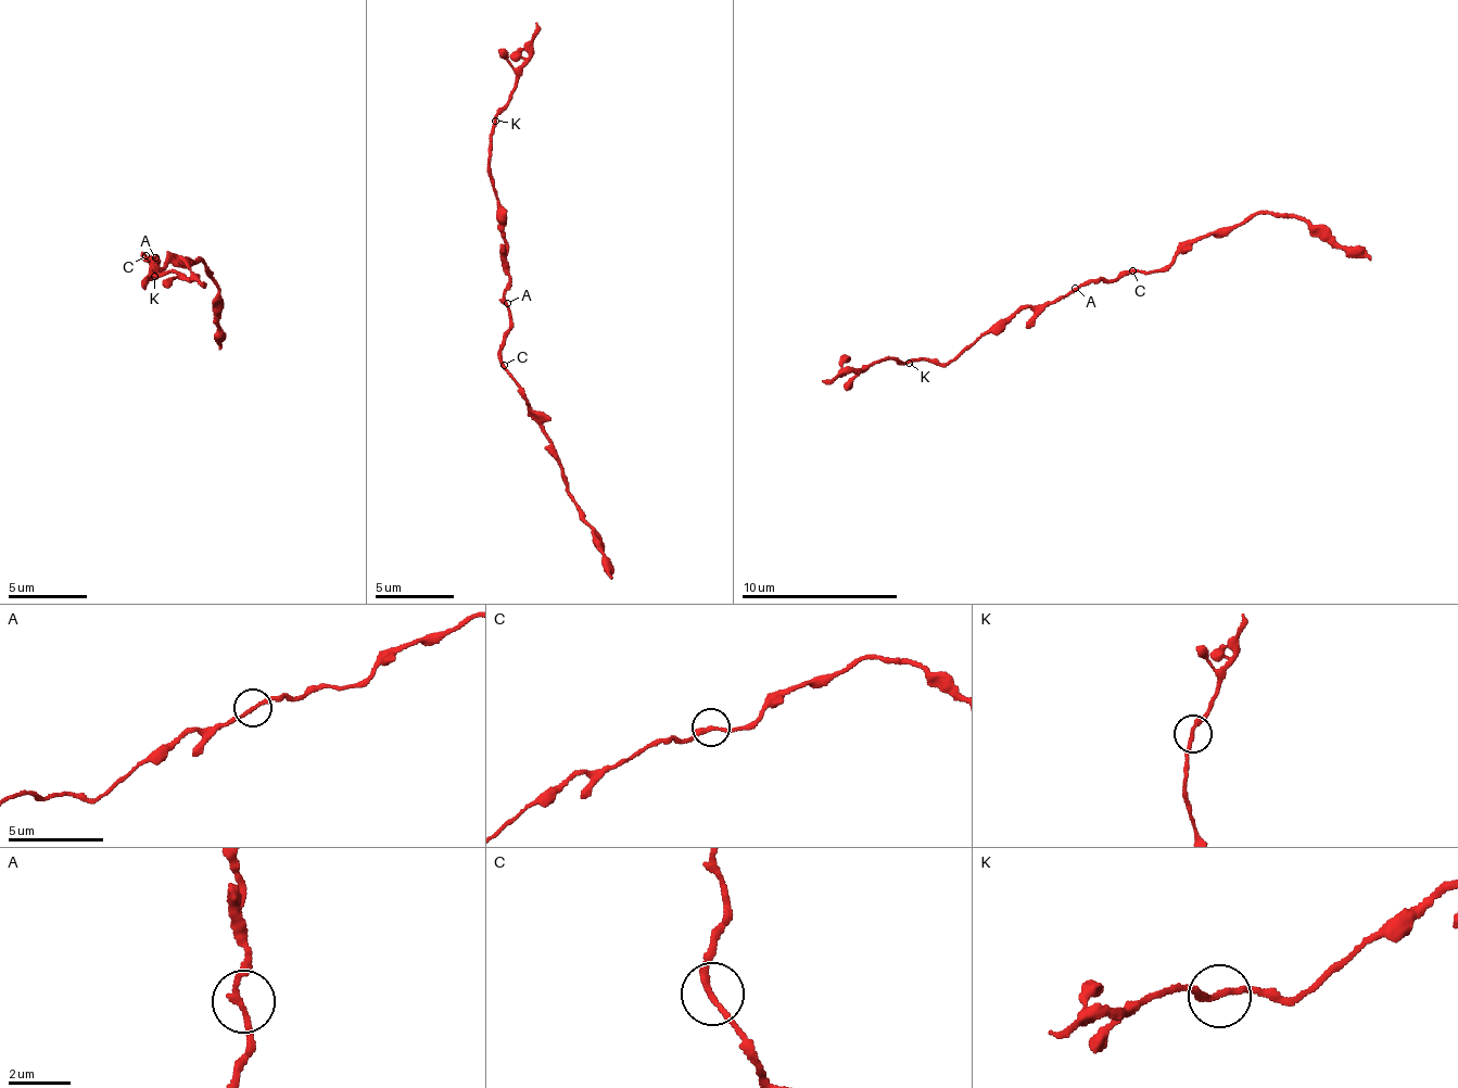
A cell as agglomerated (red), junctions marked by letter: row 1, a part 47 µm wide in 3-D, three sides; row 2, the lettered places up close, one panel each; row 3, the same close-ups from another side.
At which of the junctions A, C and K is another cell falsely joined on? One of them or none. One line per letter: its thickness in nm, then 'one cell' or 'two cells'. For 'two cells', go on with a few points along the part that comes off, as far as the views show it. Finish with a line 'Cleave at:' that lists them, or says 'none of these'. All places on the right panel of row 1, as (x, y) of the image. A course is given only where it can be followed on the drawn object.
A: 170 nm | one cell
C: 200 nm | two cells | (1133, 269), (1166, 269), (1193, 240), (1268, 213), (1309, 224), (1369, 260)
K: 200 nm | one cell
Cleave at: C

